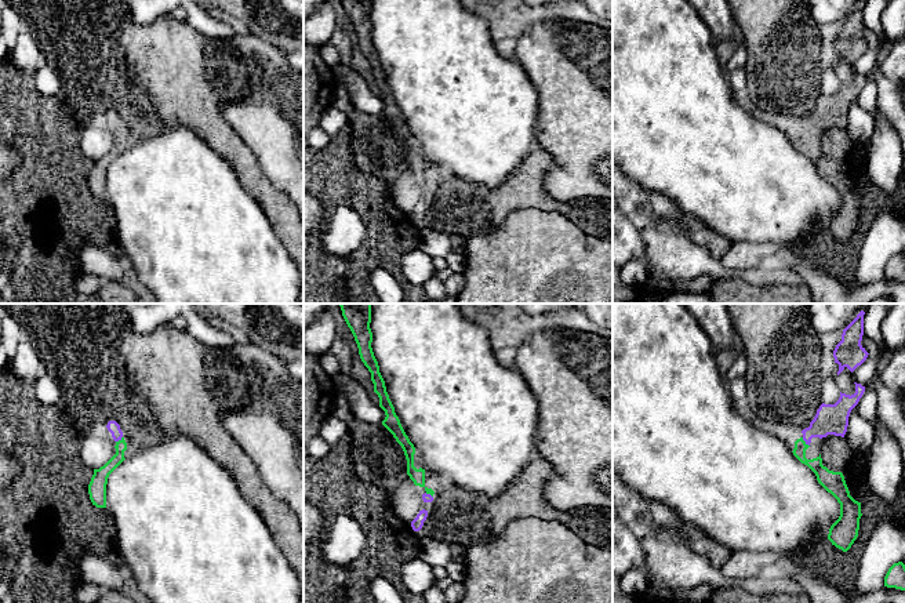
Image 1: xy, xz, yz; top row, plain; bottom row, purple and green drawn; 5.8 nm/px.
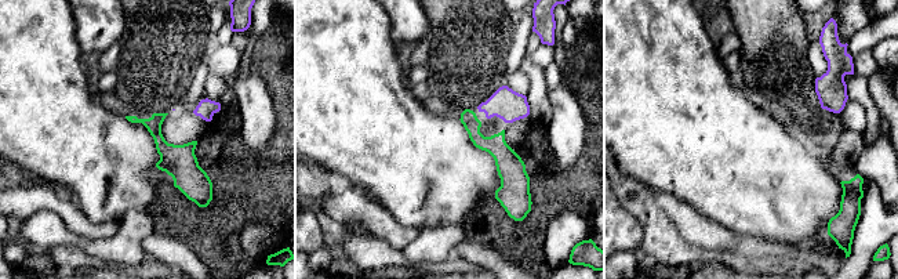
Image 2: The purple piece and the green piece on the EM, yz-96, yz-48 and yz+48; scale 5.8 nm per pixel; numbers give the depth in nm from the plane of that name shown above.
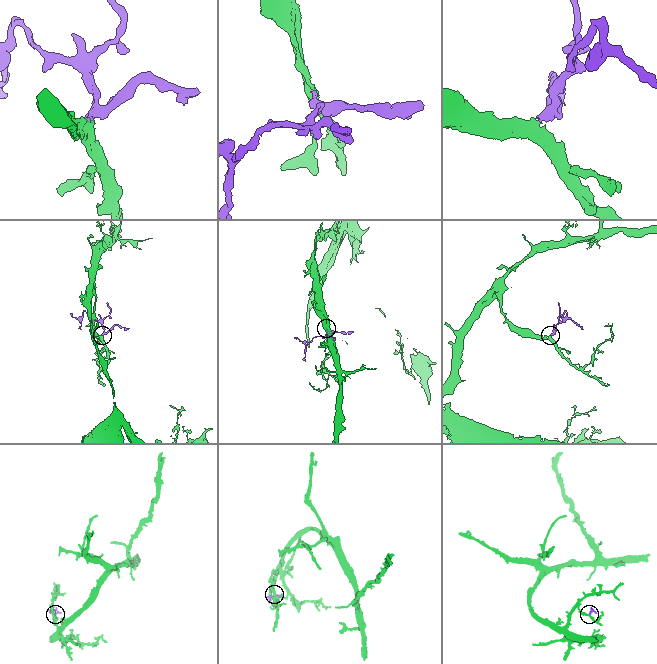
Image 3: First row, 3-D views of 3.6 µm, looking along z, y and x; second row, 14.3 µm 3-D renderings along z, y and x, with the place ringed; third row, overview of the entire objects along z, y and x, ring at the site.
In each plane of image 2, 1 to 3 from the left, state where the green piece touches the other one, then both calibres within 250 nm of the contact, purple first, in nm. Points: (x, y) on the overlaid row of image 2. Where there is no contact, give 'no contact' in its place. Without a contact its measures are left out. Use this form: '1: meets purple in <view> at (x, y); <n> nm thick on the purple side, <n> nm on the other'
1: no contact
2: no contact
3: no contact

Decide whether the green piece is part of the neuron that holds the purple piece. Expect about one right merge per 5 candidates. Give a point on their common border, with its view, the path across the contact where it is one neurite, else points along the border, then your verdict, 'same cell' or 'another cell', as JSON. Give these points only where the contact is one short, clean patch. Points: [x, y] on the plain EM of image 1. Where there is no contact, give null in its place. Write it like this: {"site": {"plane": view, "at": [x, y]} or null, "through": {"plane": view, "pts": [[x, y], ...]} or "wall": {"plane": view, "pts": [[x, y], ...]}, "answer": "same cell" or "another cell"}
{"site": {"plane": "yz", "at": [804, 131]}, "through": {"plane": "yz", "pts": [[831, 109], [804, 131], [802, 148], [825, 169]]}, "answer": "same cell"}

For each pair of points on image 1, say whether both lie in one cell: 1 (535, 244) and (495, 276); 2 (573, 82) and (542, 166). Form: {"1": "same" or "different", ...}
{"1": "same", "2": "different"}

